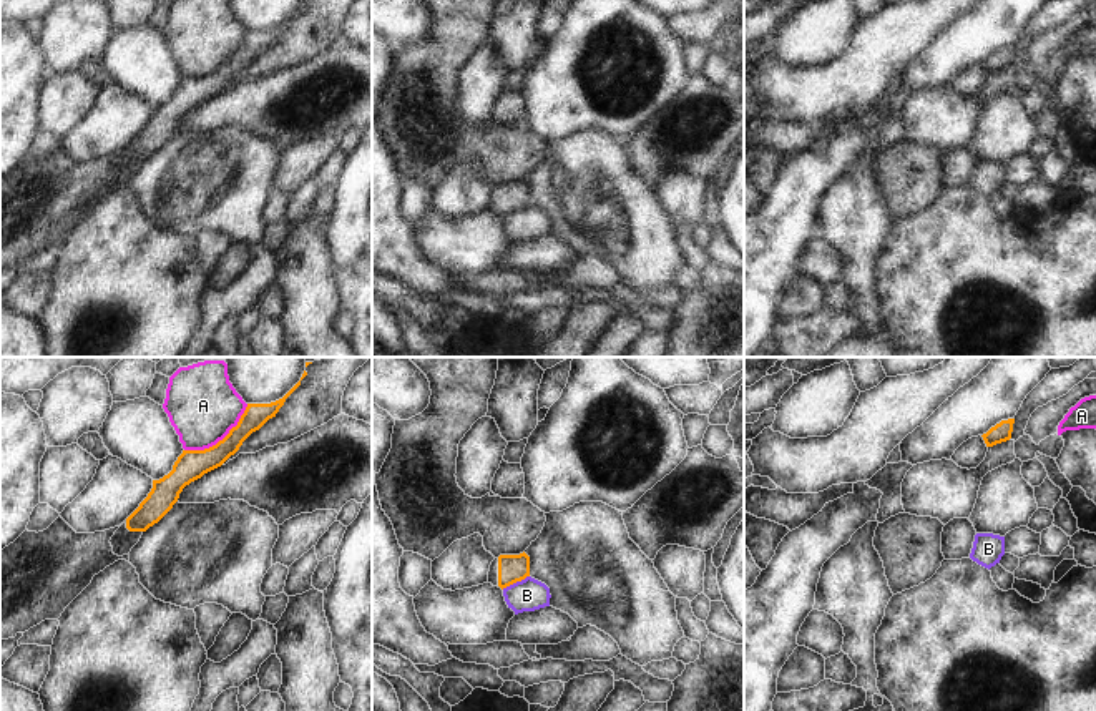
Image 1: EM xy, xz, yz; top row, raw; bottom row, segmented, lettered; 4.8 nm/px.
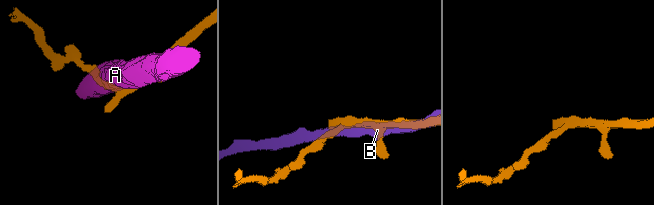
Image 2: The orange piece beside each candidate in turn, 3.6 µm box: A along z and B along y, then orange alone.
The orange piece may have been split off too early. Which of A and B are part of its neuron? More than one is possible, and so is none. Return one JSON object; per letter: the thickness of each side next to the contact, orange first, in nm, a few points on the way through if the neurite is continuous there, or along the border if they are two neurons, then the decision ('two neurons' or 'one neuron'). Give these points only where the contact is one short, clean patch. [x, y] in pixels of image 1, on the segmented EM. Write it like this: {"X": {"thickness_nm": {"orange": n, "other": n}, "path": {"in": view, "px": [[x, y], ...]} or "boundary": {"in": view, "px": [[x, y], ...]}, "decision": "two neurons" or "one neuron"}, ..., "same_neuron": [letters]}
{"A": {"thickness_nm": {"orange": 140, "other": 340}, "decision": "two neurons"}, "B": {"thickness_nm": {"orange": 140, "other": 160}, "decision": "two neurons"}, "same_neuron": []}

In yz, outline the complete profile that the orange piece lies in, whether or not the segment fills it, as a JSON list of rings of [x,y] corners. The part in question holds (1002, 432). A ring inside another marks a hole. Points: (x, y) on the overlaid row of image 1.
[[[1015,419],[1001,420],[995,427],[991,427],[986,434],[983,434],[983,440],[986,447],[993,447],[996,444],[1006,442],[1011,439]]]

